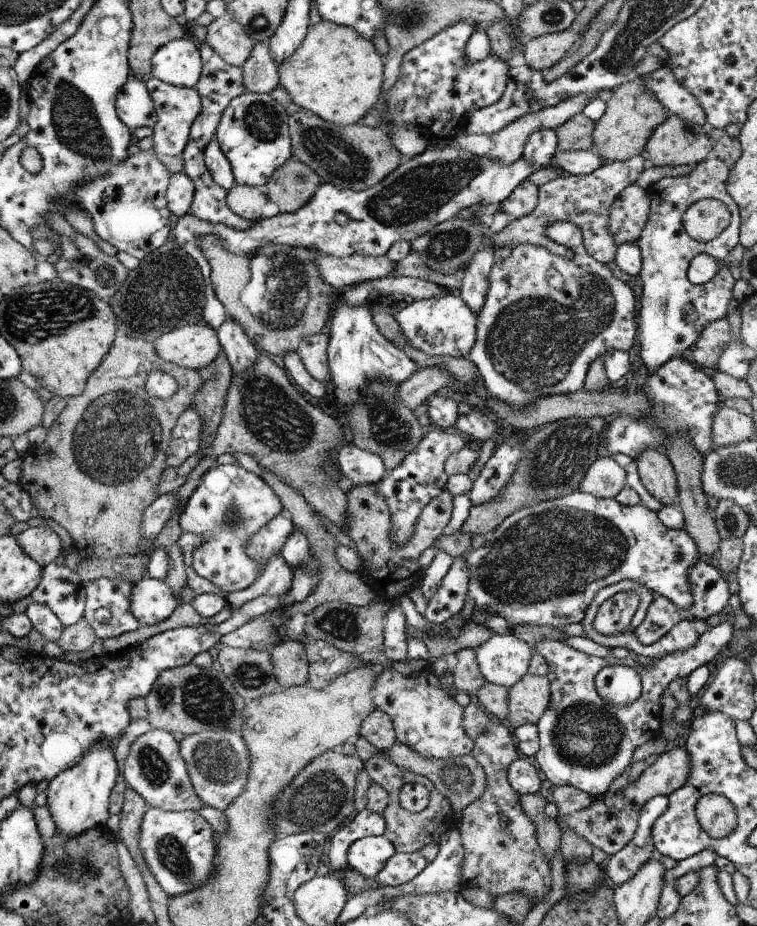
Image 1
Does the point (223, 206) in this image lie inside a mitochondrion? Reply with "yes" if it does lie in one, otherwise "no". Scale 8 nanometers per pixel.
no

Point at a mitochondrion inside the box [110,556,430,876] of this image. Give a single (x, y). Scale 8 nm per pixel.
(204, 698)

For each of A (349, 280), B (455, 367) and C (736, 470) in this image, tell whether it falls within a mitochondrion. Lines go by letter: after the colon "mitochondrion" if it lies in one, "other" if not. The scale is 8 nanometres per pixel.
A: other
B: other
C: mitochondrion

